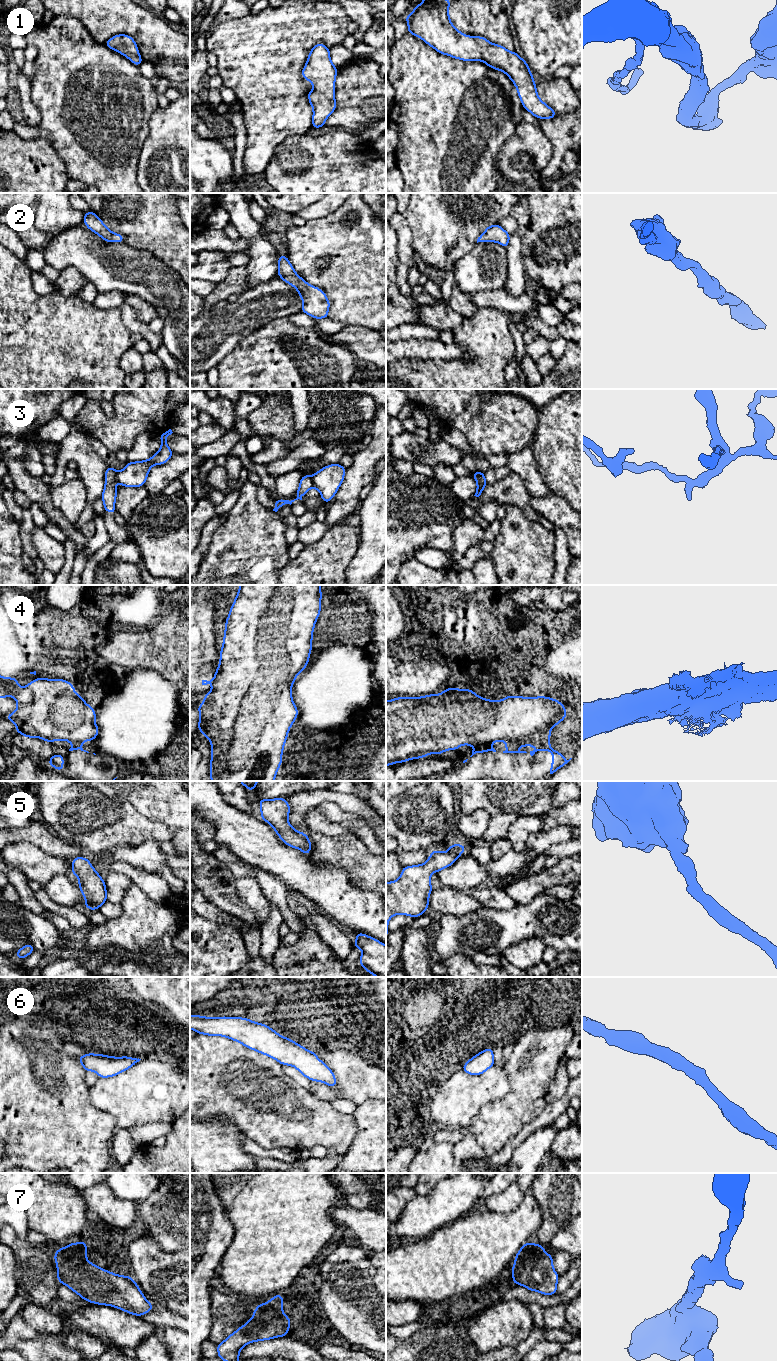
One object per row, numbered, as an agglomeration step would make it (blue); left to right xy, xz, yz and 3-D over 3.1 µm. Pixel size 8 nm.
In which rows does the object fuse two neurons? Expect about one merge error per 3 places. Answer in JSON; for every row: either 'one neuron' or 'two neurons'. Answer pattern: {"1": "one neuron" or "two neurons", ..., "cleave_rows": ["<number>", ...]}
{"1": "one neuron", "2": "one neuron", "3": "two neurons", "4": "one neuron", "5": "one neuron", "6": "one neuron", "7": "one neuron", "cleave_rows": ["3"]}

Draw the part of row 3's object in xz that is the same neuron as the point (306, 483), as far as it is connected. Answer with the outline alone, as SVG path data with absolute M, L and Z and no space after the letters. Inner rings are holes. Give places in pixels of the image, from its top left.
M303 475L299 483L299 488L296 492L297 498L291 501L285 500L283 498L279 500L274 500L275 508L273 509L273 511L277 512L281 506L285 504L291 505L295 500L298 500L298 499L302 500L303 495L306 492L308 492L311 488L314 488L312 477L309 475Z

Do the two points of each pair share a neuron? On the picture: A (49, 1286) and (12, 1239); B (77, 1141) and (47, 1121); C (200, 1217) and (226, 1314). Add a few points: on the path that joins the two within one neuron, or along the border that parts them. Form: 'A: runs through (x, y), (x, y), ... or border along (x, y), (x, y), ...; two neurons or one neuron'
A: runs through (37, 1274), (35, 1266), (22, 1251); one neuron
B: runs through (70, 1134), (54, 1125); one neuron
C: border along (212, 1289), (210, 1294), (210, 1312); two neurons

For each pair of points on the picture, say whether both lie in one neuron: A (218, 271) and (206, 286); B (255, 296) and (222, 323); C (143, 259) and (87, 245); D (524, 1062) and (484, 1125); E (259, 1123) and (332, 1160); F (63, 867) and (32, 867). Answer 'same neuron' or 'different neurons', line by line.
A: different neurons
B: same neuron
C: same neuron
D: same neuron
E: different neurons
F: same neuron

